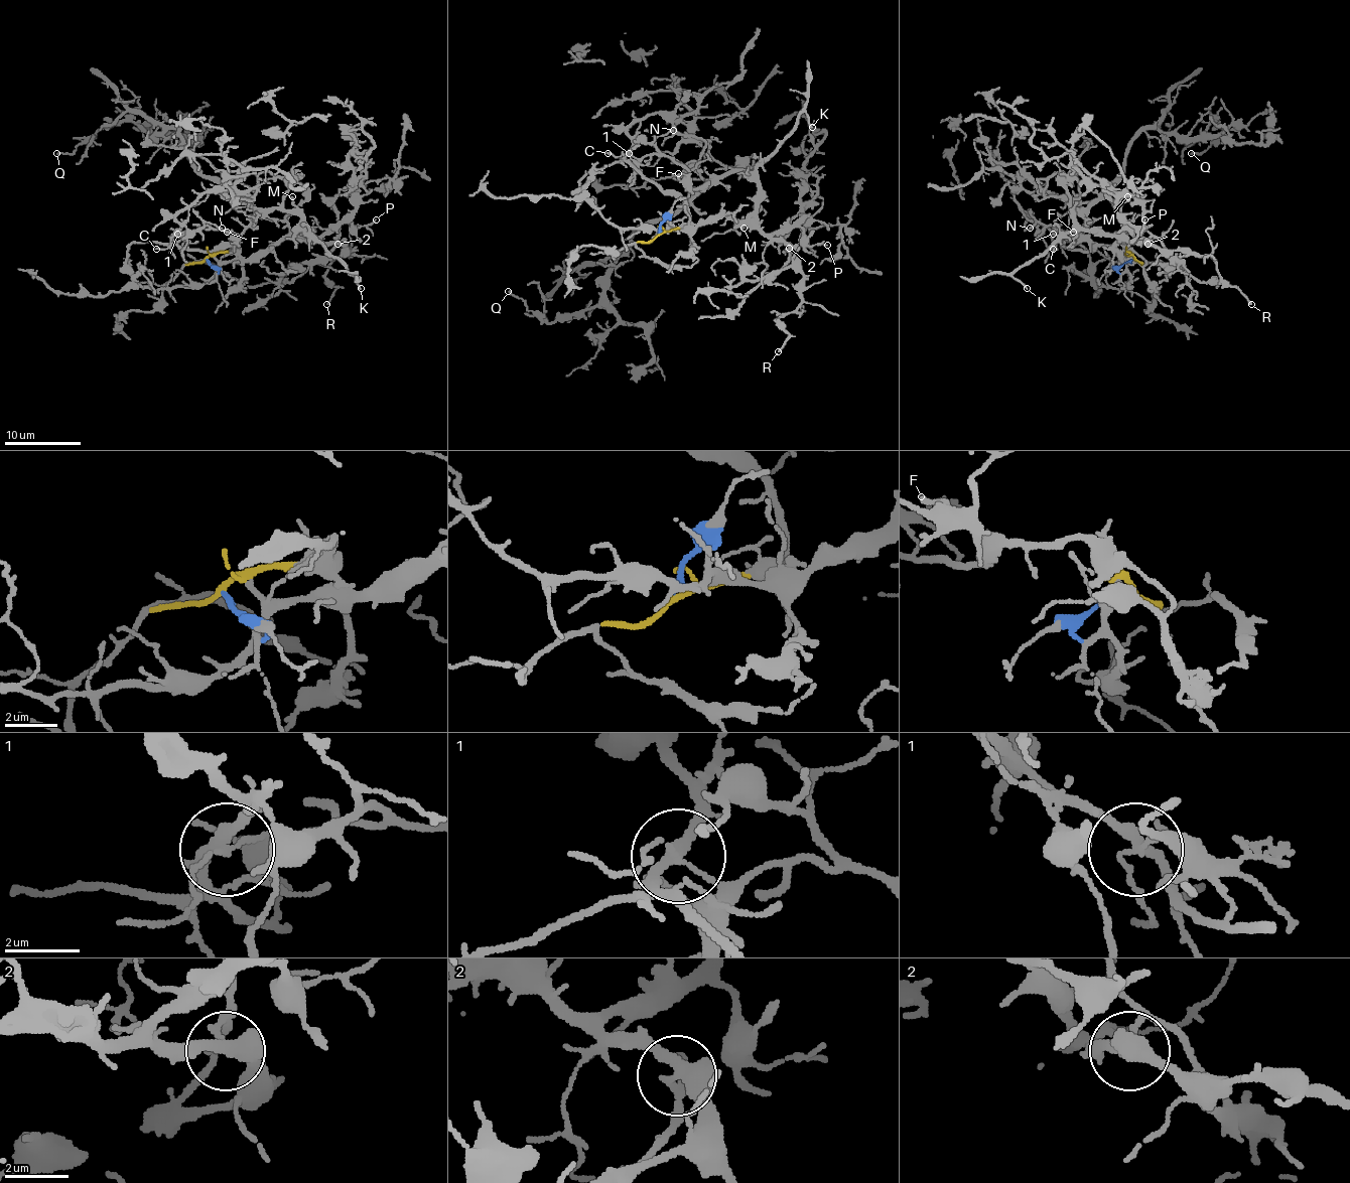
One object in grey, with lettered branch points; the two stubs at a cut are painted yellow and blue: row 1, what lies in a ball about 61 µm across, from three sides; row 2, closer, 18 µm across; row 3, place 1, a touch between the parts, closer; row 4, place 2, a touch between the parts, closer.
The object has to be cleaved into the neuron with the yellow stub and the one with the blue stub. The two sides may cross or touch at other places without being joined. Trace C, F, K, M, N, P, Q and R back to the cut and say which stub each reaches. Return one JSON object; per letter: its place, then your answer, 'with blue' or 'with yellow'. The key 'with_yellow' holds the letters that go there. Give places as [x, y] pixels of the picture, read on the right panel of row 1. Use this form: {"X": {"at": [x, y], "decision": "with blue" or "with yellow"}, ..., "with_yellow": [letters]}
{"C": {"at": [1053, 249], "decision": "with blue"}, "F": {"at": [1073, 232], "decision": "with blue"}, "K": {"at": [1027, 288], "decision": "with blue"}, "M": {"at": [1127, 196], "decision": "with blue"}, "N": {"at": [1030, 228], "decision": "with blue"}, "P": {"at": [1144, 219], "decision": "with blue"}, "Q": {"at": [1191, 153], "decision": "with blue"}, "R": {"at": [1251, 304], "decision": "with blue"}, "with_yellow": []}

